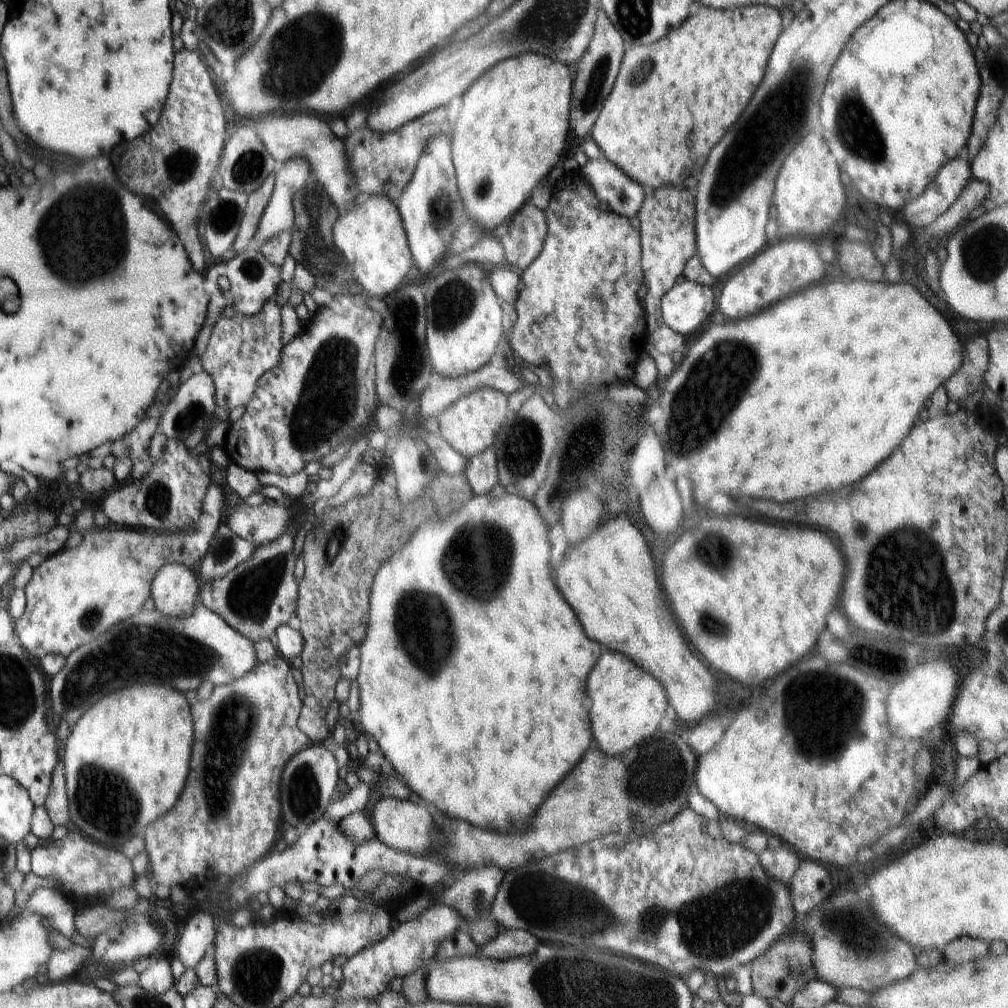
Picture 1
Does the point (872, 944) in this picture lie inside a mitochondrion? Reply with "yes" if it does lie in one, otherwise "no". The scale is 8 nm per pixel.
yes

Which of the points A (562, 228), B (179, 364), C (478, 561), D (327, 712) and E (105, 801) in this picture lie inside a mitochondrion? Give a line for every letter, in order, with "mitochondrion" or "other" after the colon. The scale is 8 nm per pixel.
A: other
B: other
C: mitochondrion
D: other
E: mitochondrion

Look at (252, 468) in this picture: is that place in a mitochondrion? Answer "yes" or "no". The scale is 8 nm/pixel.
no

